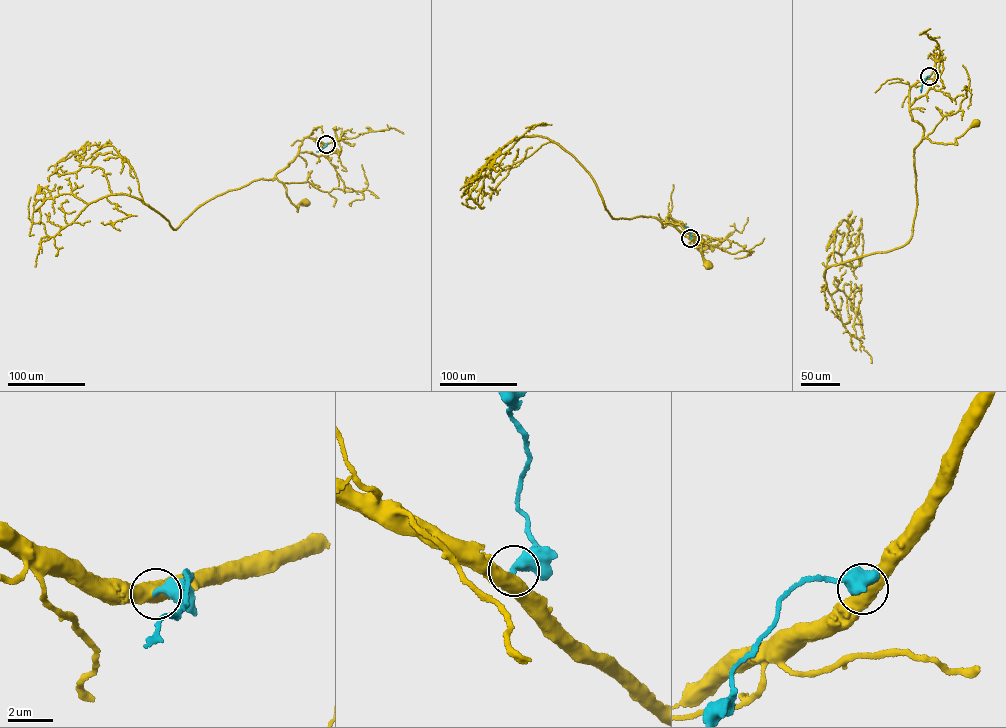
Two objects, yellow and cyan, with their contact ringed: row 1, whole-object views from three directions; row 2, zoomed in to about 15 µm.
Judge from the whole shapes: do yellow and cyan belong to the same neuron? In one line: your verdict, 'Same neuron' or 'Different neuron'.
Different neuron

